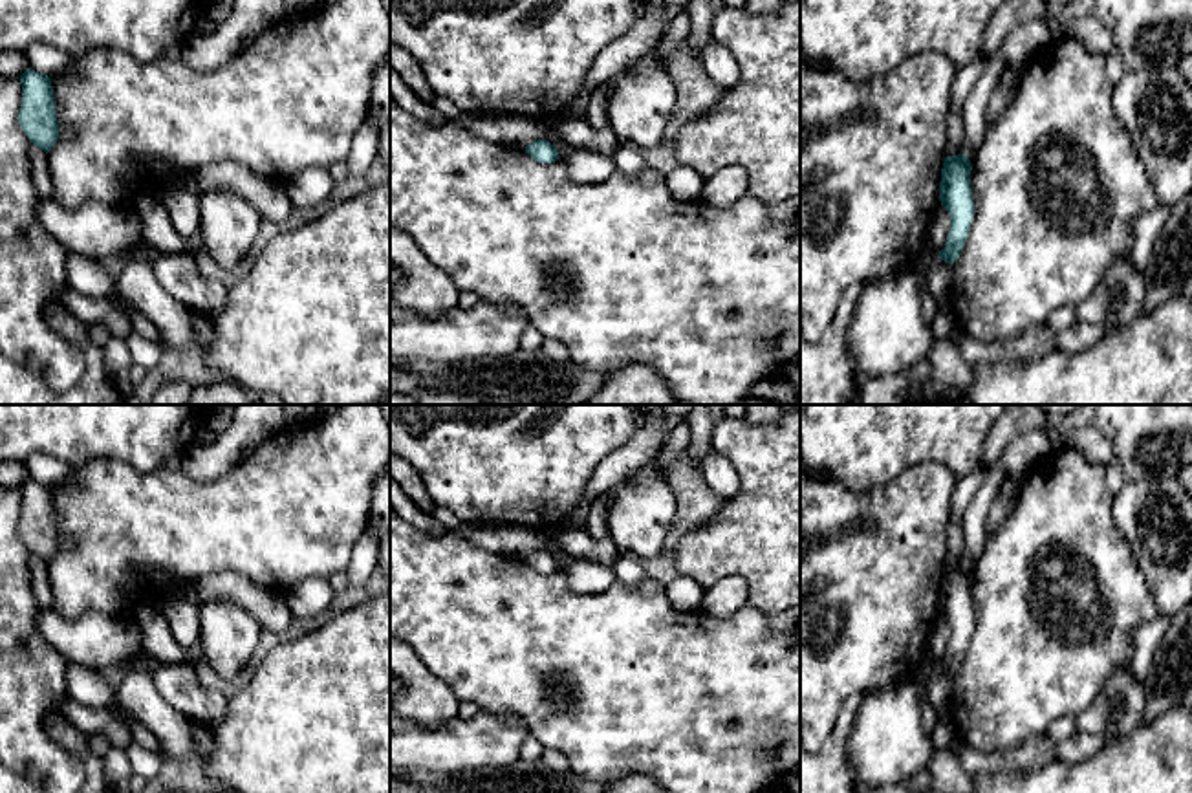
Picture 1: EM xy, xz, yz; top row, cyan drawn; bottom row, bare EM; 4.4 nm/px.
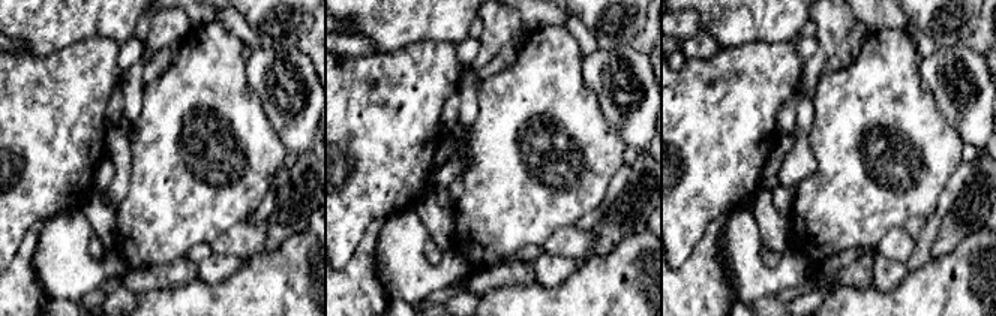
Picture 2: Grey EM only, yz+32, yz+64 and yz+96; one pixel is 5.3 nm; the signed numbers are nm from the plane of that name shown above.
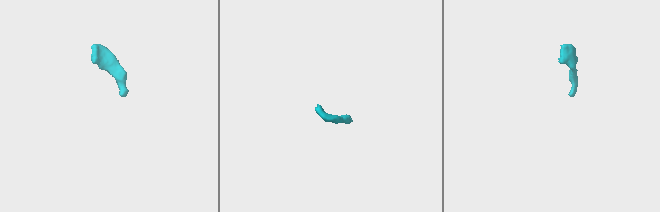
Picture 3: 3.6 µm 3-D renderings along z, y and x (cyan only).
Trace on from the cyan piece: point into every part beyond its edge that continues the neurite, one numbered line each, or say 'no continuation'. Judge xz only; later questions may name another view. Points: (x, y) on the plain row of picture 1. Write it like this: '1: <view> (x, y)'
no continuation

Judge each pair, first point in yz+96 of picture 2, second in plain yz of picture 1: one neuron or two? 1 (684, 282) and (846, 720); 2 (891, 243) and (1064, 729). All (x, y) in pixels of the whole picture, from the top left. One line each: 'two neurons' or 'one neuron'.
1: one neuron
2: two neurons

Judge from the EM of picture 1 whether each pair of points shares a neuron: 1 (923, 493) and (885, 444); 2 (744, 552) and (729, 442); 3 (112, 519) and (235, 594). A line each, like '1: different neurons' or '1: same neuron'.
1: different neurons
2: same neuron
3: different neurons

